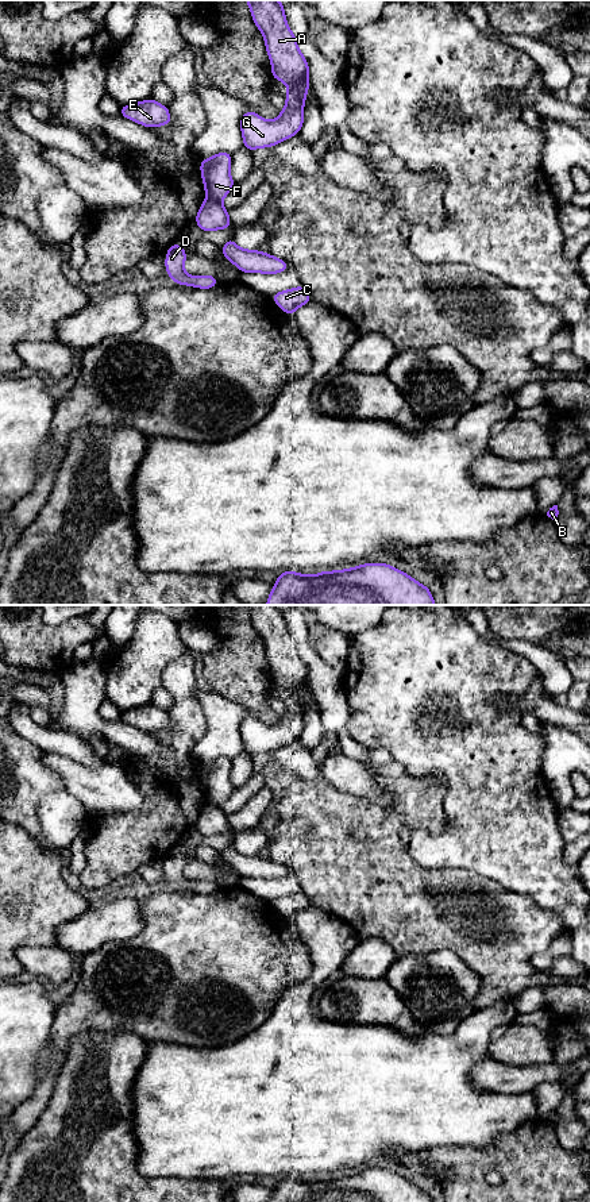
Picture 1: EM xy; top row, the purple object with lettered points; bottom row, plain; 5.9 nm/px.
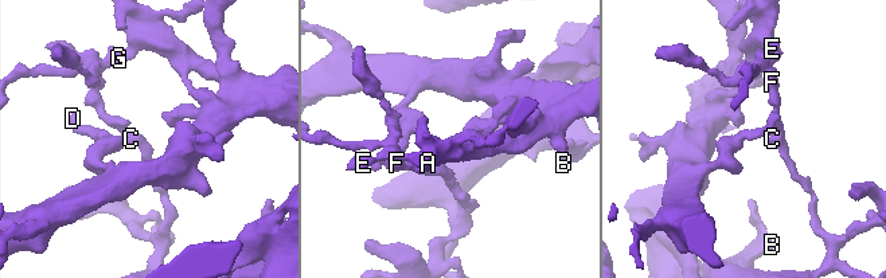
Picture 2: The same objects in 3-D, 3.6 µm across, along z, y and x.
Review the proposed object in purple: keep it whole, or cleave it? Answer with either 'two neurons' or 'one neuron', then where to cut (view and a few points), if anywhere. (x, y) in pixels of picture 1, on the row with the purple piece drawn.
two neurons; cut in xy along (208, 197), (219, 201)

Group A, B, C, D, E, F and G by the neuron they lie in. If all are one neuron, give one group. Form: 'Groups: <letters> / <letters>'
Groups: A E F G / B C D

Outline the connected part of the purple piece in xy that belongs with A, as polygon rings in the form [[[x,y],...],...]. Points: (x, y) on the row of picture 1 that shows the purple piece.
[[[278,0],[246,1],[255,26],[265,38],[273,80],[281,80],[288,85],[286,105],[275,120],[262,119],[252,111],[243,113],[240,119],[243,147],[252,151],[273,147],[298,134],[304,124],[304,103],[311,81],[308,61],[301,54],[297,38],[286,23],[284,3]]]

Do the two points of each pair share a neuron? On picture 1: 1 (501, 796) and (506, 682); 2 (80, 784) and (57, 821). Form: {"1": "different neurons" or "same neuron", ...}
{"1": "same neuron", "2": "different neurons"}

